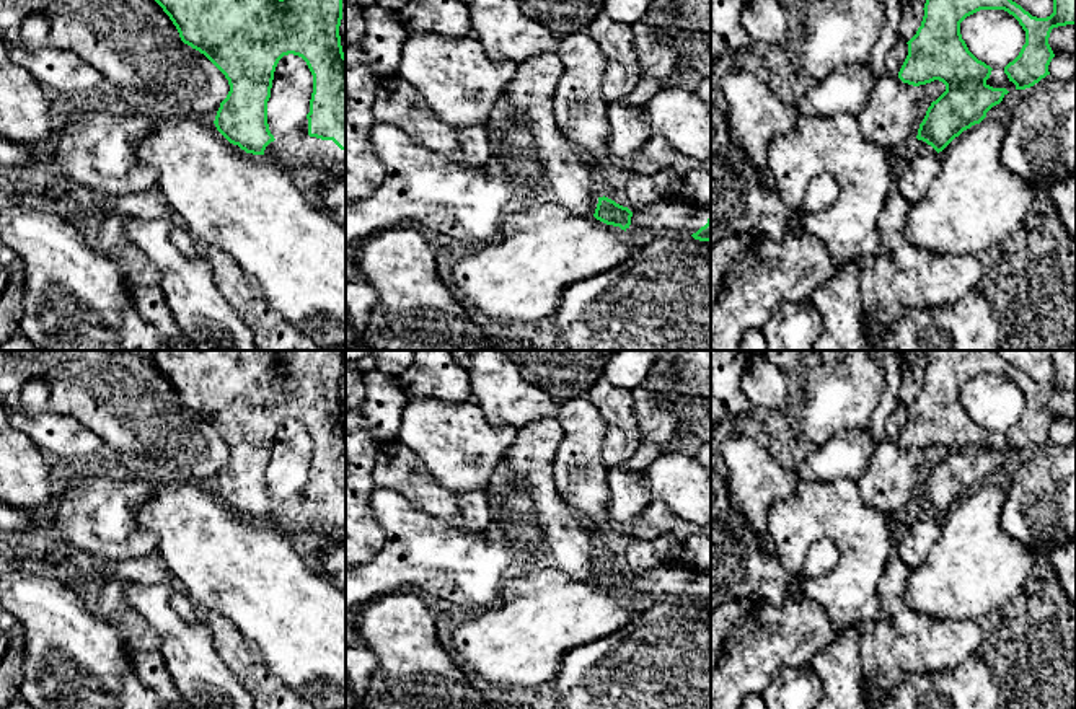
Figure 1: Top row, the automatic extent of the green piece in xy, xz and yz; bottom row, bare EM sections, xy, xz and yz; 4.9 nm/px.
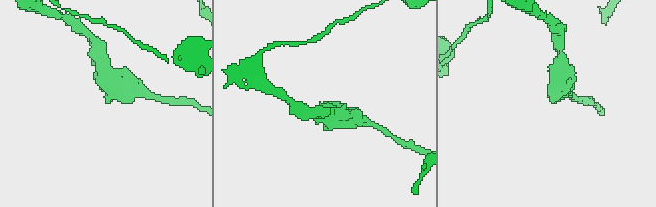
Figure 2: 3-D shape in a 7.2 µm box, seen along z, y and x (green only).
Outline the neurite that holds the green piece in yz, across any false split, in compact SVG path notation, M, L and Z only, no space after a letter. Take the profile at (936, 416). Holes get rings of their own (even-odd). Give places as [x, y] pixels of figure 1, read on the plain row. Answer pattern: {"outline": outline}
{"outline": "M928 350L924 381L906 407L908 421L898 437L903 448L919 451L939 445L946 456L931 468L918 494L918 505L942 517L955 502L999 469L1009 458L986 448L991 432L978 425L960 399L960 388L980 375L1004 375L1025 396L1019 421L1004 432L1016 455L1025 455L1050 440L1055 422L1048 403L1053 393L1076 390L1076 350L1050 350L1053 378L1032 381L996 350Z"}

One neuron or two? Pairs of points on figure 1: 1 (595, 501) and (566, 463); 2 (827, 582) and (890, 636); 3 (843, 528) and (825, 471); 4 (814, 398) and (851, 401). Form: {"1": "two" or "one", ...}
{"1": "one", "2": "two", "3": "two", "4": "one"}

